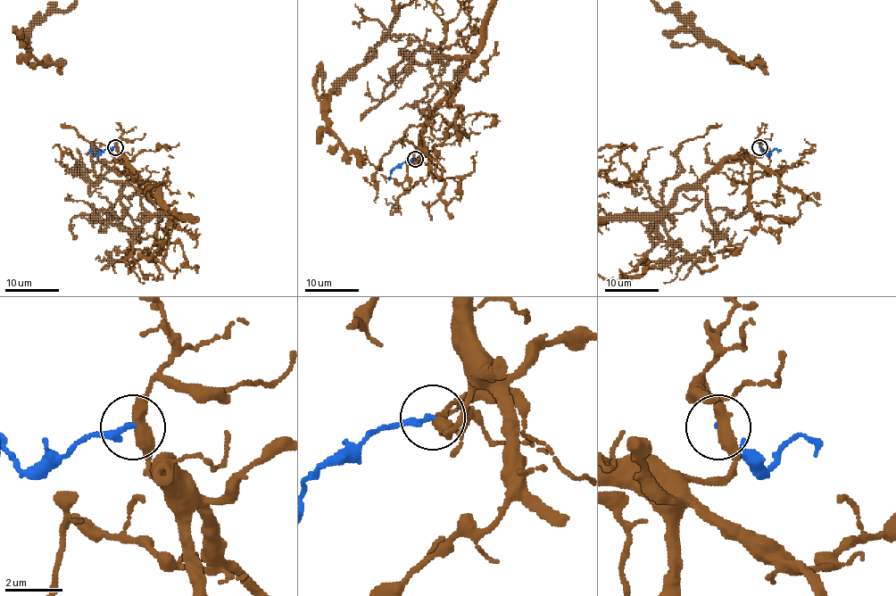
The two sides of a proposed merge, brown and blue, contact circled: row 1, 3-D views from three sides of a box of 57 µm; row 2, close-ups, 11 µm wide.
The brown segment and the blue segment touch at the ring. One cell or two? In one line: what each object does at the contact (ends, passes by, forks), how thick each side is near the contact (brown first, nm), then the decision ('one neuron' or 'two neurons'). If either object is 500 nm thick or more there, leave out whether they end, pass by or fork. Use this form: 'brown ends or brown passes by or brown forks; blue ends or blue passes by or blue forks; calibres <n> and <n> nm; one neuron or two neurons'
brown passes by; blue ends; calibres 420 and 240 nm; two neurons

